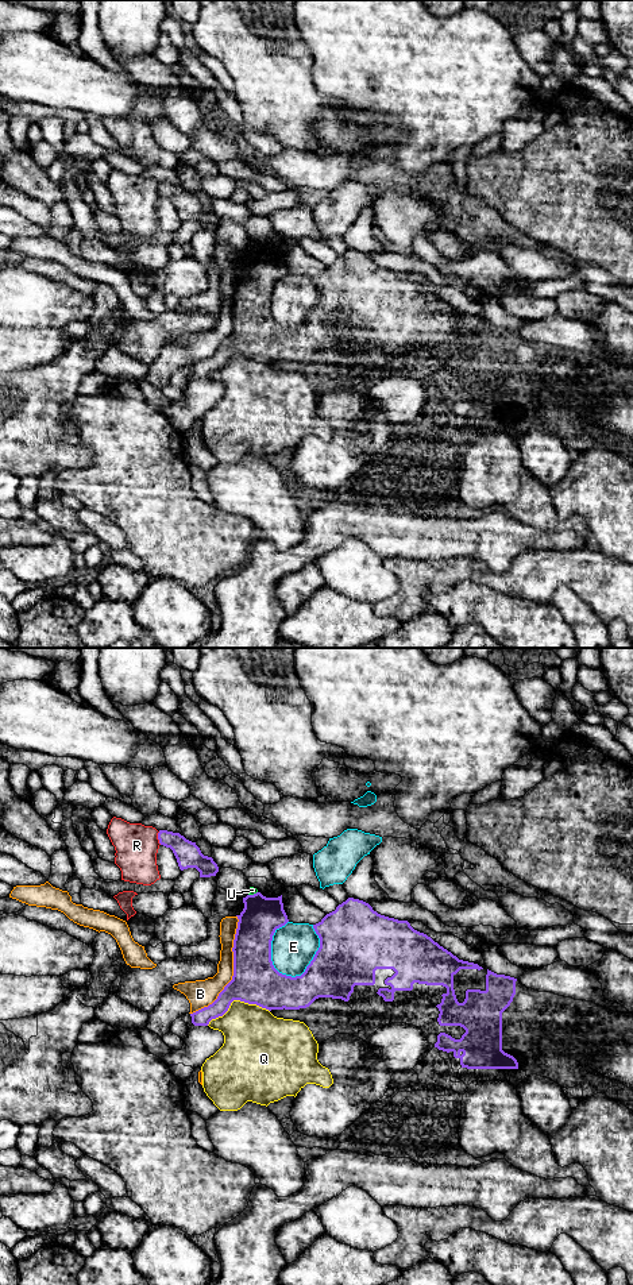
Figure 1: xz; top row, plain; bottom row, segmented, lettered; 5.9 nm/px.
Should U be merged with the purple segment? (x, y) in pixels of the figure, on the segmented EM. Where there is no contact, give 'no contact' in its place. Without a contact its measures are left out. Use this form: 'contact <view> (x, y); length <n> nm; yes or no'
contact xz (254, 894); length 60 nm; no

